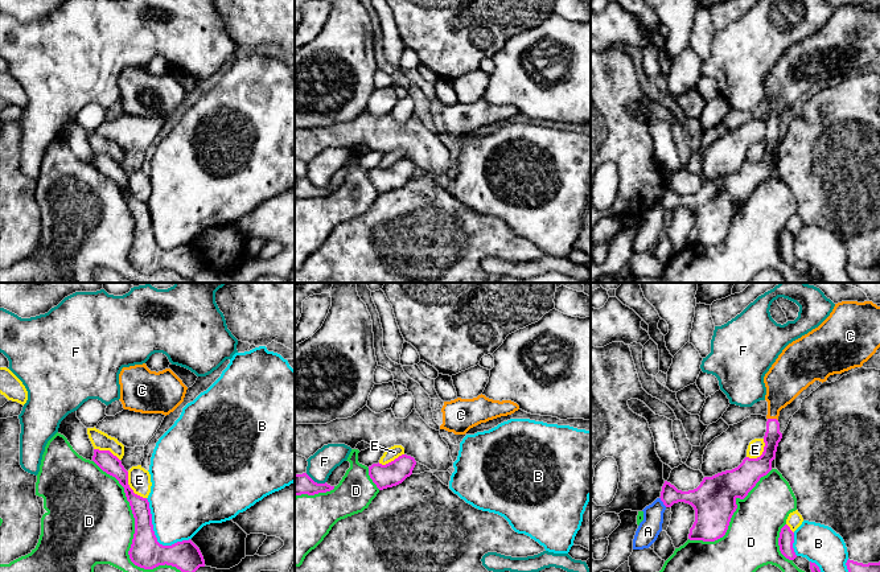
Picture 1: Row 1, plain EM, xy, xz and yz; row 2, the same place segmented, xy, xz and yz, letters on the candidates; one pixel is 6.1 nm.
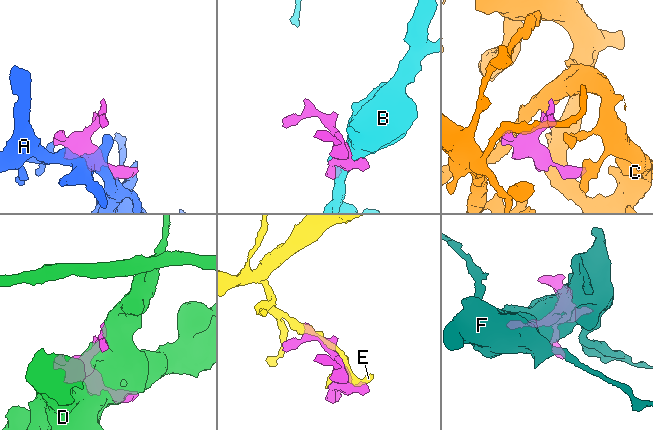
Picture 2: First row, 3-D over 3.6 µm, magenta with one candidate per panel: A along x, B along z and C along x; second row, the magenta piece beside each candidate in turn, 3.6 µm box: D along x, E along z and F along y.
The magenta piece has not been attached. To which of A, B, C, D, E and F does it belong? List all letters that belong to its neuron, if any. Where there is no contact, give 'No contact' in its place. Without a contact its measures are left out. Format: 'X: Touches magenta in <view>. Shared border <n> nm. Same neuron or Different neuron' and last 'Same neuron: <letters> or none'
A: Touches magenta in yz. Shared border 80 nm. Different neuron
B: Touches magenta in xy. Shared border 380 nm. Different neuron
C: Touches magenta in yz. Shared border 70 nm. Same neuron
D: Touches magenta in xy. Shared border 850 nm. Different neuron
E: Touches magenta in xy. Shared border 200 nm. Different neuron
F: Touches magenta in xz. Shared border 140 nm. Different neuron
Same neuron: C

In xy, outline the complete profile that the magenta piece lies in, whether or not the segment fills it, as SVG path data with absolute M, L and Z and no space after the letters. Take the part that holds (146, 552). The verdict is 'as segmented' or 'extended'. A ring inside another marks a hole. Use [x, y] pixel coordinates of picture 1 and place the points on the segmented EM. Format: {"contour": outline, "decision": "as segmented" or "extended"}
{"contour": "M94 449L92 461L107 474L115 477L124 487L135 518L135 534L128 551L131 561L144 569L153 569L159 565L172 565L181 572L196 572L205 567L200 548L189 539L172 546L163 546L157 542L153 531L149 502L133 493L128 485L128 472L122 461L110 450Z", "decision": "as segmented"}

